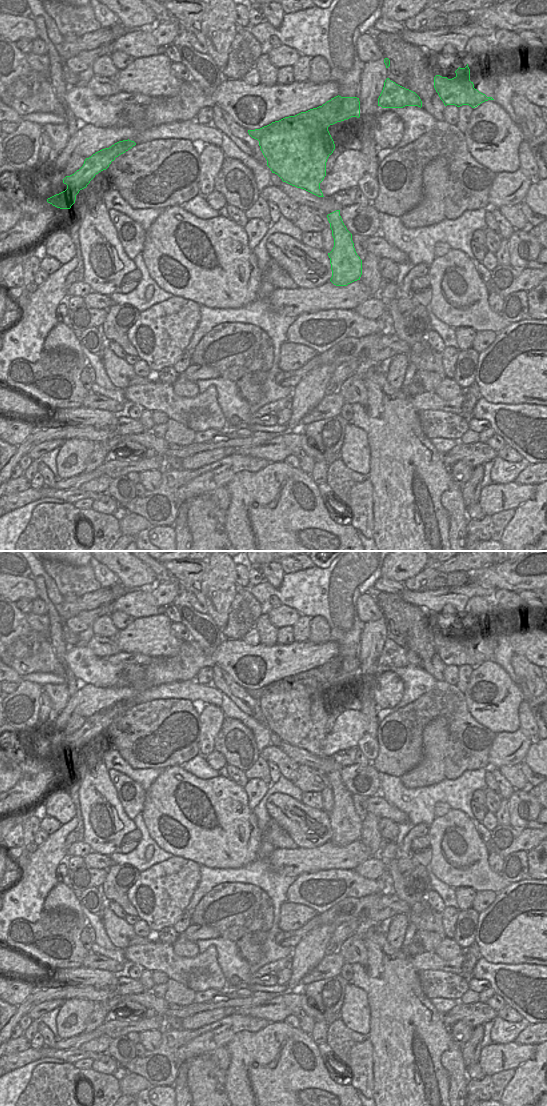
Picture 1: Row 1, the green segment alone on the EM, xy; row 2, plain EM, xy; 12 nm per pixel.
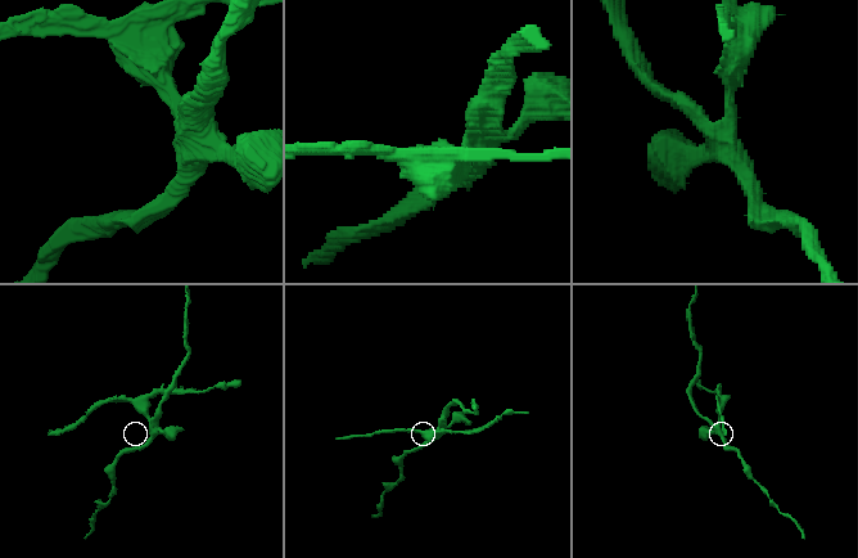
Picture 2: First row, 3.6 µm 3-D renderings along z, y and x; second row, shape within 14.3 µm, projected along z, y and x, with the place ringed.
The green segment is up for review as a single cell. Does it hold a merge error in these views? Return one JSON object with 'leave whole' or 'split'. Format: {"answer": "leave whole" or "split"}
{"answer": "split"}

